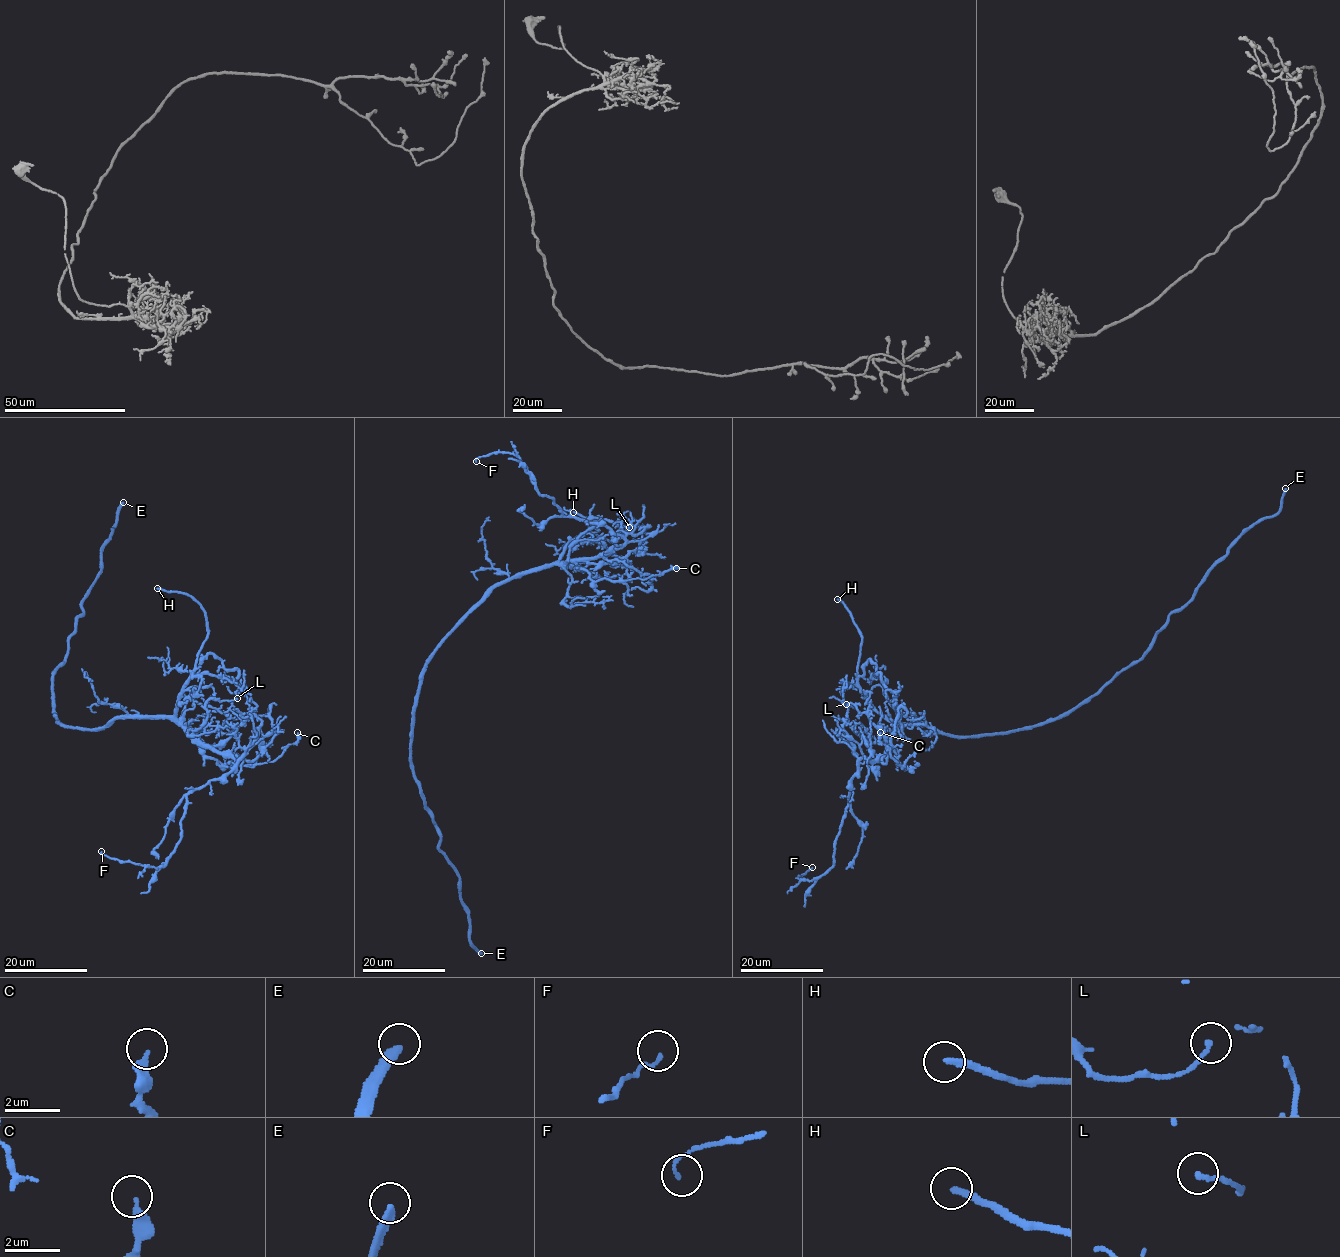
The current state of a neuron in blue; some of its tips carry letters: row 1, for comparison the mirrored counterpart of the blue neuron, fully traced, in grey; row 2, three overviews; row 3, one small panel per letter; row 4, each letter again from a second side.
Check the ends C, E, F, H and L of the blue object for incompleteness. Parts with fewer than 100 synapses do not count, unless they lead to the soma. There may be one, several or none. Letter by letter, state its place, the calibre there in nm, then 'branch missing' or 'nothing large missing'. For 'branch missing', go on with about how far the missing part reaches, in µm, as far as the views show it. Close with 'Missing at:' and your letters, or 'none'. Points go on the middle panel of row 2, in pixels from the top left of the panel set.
C: place (676, 568); calibre 260 nm; nothing large missing
E: place (481, 953); calibre 320 nm; branch missing; missing 250 µm
F: place (476, 461); calibre 110 nm; nothing large missing
H: place (573, 512); calibre 200 nm; branch missing; missing 50 µm
L: place (629, 527); calibre 190 nm; nothing large missing
Missing at: E, H

